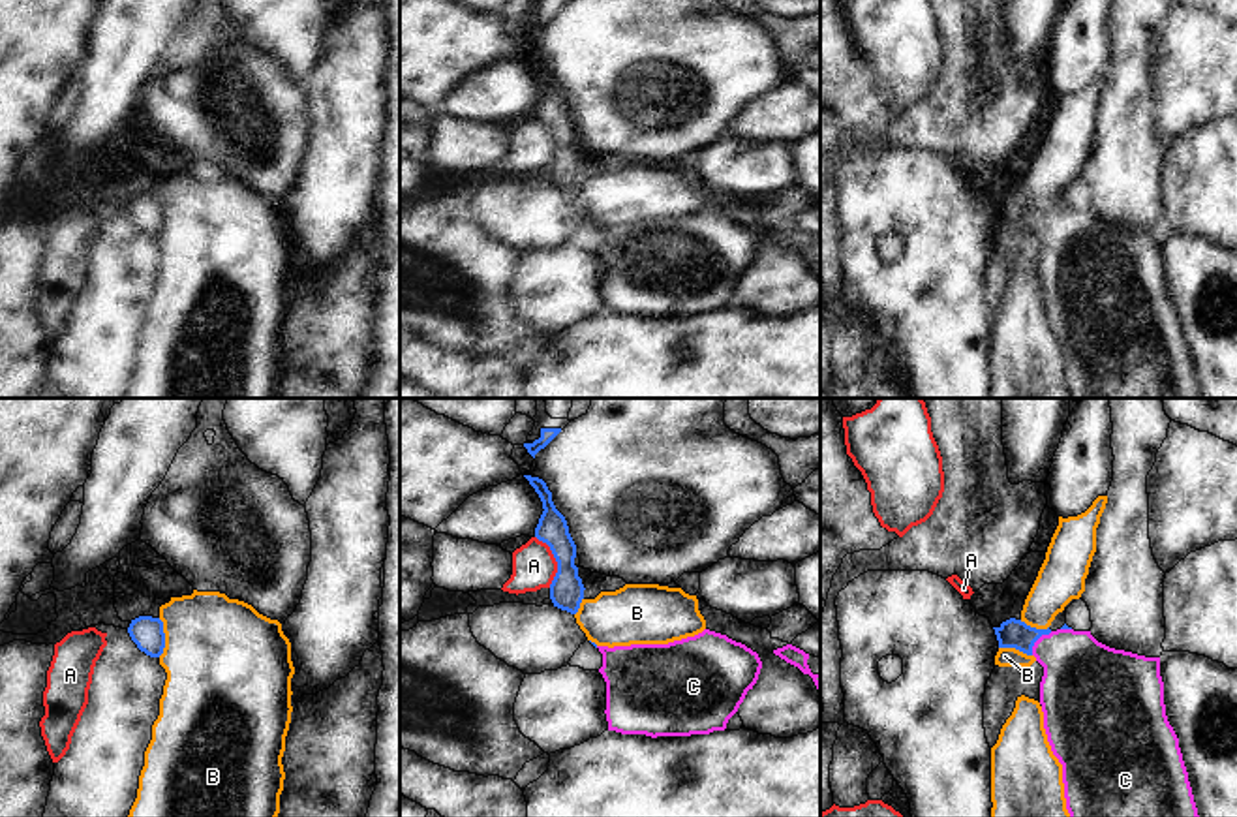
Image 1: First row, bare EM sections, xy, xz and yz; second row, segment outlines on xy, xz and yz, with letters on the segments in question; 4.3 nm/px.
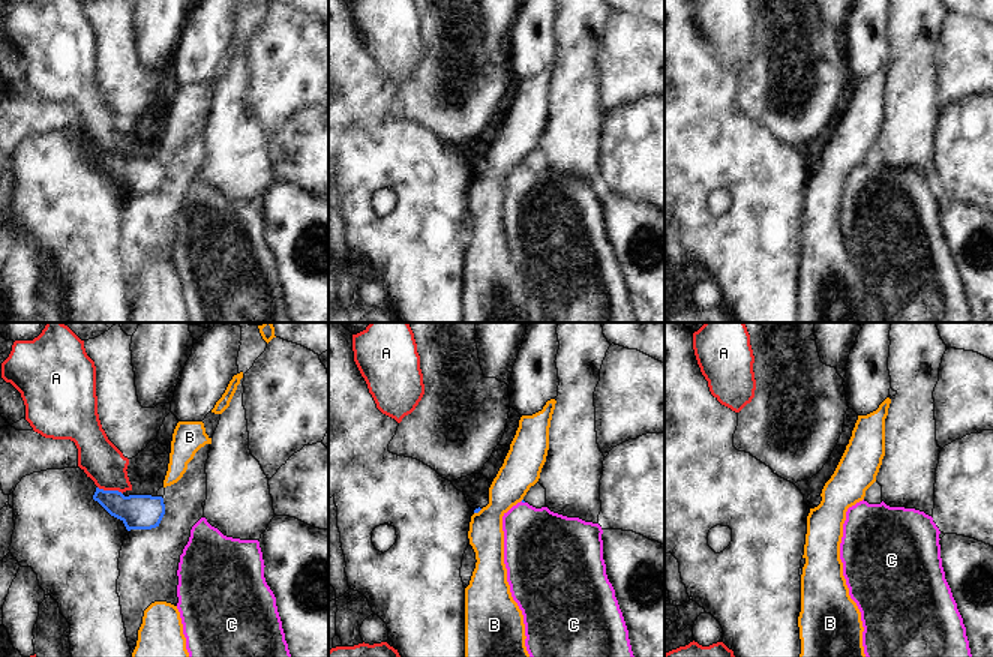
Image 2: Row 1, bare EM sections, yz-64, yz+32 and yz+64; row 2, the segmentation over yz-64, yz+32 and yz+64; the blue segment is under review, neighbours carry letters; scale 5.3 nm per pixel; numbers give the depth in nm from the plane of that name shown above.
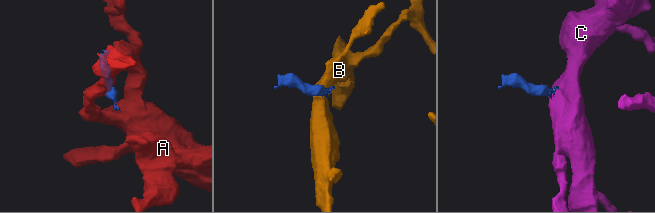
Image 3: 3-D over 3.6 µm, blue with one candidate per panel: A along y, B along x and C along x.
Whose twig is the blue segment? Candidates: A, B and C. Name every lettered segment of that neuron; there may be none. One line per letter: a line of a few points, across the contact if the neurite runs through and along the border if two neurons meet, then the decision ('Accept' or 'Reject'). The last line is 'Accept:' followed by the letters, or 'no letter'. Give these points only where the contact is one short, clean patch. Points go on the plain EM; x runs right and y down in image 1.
A: Reject
B: Line: xy (158, 198), (164, 209), (164, 231), (160, 235). Reject
C: Line: yz (1012, 213), (1037, 218), (1055, 230), (1082, 256). Accept
Accept: C.

